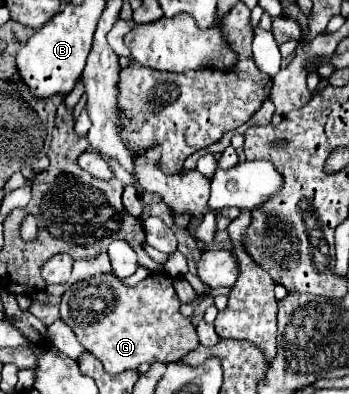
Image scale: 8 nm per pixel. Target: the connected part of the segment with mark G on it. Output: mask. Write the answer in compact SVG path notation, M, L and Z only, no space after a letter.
M113 273L95 275L73 283L61 297L61 319L73 329L77 341L93 353L109 373L137 369L143 363L179 361L199 345L197 329L191 317L181 315L181 301L167 273L149 275L141 283L129 287Z

